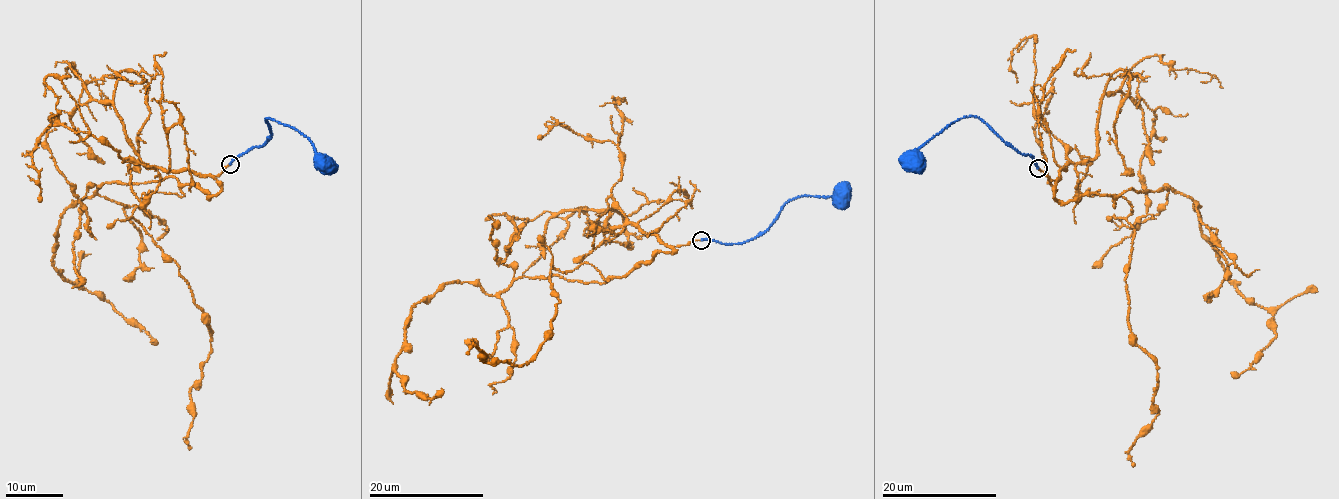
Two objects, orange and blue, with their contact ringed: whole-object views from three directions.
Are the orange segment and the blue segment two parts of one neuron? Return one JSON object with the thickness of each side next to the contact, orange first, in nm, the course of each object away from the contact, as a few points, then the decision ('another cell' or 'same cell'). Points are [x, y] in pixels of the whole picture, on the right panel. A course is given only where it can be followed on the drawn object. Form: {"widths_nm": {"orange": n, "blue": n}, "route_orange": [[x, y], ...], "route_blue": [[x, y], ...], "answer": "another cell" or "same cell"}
{"widths_nm": {"orange": 170, "blue": 180}, "route_orange": [[1038, 168], [1060, 201], [1169, 188], [1199, 204], [1224, 273], [1271, 310], [1275, 337], [1230, 373]], "route_blue": [[1038, 168], [1031, 156], [1022, 155], [973, 116], [948, 125], [918, 150], [912, 163]], "answer": "same cell"}

